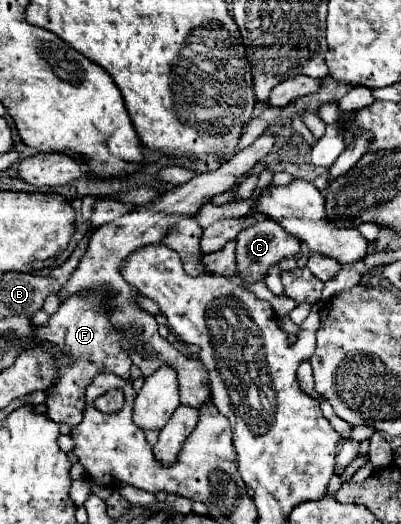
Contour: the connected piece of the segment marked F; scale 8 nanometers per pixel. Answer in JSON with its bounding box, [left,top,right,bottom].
[36,291,132,427]

